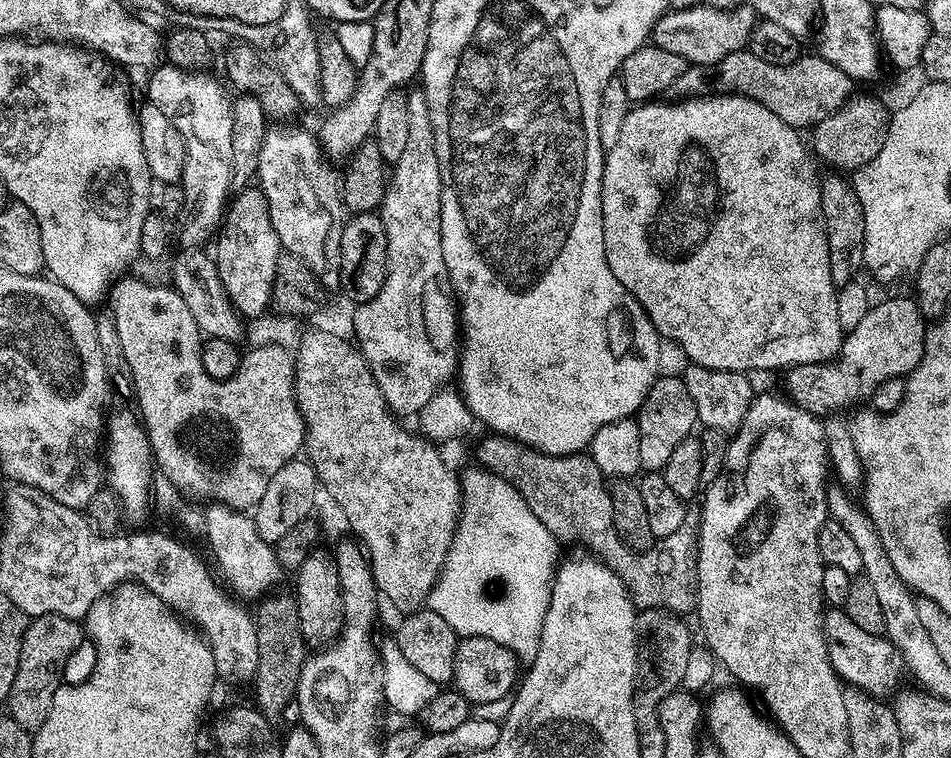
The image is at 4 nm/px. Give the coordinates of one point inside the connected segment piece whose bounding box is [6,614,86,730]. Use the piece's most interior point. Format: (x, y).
(50, 641)

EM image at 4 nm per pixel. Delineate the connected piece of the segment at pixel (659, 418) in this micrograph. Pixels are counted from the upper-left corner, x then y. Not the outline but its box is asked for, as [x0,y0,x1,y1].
[634,374,698,473]

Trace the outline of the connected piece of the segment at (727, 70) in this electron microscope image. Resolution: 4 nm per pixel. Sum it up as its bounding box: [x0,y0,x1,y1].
[671,50,854,130]

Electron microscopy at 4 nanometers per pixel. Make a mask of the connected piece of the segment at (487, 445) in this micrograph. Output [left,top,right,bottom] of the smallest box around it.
[476,434,698,614]

